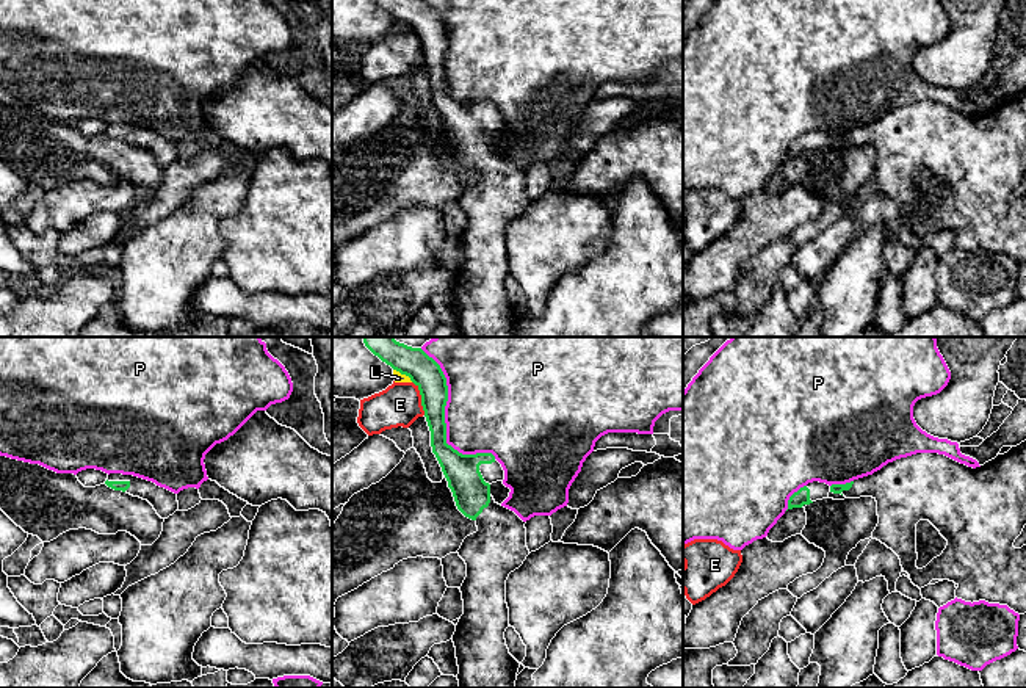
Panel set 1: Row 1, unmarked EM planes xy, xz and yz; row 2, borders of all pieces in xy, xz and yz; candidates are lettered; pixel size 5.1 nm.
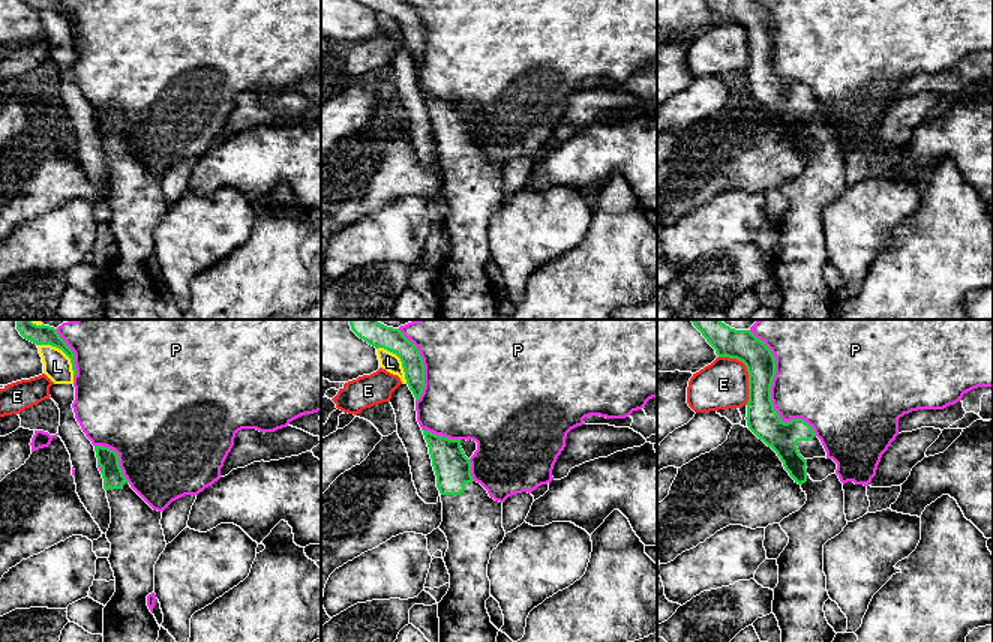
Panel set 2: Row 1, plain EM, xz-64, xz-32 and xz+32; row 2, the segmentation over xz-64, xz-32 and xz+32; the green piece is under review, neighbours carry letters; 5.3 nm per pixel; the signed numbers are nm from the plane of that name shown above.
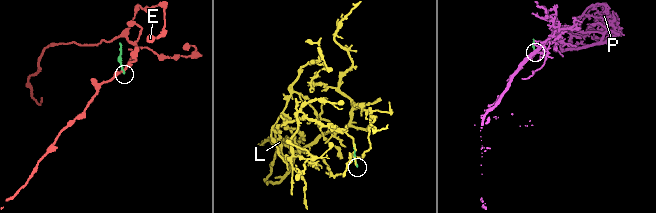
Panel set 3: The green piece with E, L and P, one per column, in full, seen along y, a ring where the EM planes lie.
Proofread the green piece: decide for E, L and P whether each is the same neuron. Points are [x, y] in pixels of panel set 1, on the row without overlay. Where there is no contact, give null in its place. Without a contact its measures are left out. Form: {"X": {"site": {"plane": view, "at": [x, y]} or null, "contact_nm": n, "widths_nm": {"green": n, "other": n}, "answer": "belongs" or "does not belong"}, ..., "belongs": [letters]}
{"E": {"site": {"plane": "xz", "at": [422, 47]}, "contact_nm": 190, "widths_nm": {"green": 160, "other": 220}, "answer": "does not belong"}, "L": {"site": {"plane": "xz", "at": [403, 22]}, "contact_nm": 120, "widths_nm": {"green": 160, "other": 50}, "answer": "does not belong"}, "P": {"site": {"plane": "xz", "at": [444, 69]}, "contact_nm": 650, "widths_nm": {"green": 150, "other": 460}, "answer": "does not belong"}, "belongs": []}

